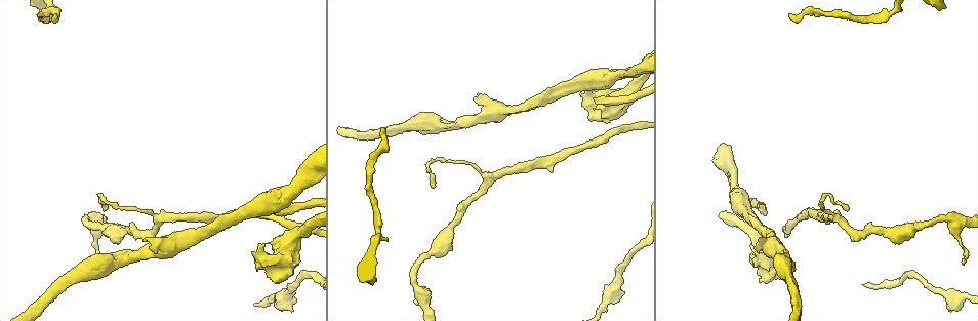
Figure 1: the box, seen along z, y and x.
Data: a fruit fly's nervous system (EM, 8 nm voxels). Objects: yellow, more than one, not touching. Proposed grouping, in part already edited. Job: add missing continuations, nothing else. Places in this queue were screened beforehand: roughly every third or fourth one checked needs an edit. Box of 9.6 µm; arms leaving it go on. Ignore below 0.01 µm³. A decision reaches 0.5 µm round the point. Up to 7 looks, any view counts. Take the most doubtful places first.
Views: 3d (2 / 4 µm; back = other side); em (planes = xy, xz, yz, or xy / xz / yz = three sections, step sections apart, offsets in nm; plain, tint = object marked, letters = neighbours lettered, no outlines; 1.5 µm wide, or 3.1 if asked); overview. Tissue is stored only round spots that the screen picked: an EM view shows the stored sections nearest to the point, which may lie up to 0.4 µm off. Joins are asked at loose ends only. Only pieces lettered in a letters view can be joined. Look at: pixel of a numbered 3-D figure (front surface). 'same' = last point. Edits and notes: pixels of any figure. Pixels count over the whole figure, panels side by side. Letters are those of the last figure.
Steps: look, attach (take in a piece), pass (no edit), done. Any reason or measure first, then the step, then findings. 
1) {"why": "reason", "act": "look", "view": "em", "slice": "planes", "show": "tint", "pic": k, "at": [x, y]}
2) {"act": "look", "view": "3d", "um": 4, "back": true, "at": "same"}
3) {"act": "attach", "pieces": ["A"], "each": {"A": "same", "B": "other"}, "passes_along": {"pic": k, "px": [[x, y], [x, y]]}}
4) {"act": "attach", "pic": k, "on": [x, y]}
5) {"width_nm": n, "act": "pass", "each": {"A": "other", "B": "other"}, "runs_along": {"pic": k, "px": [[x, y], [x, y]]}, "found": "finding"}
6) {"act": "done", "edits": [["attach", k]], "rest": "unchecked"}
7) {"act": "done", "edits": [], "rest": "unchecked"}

{"why": "an open end", "act": "look", "view": "em", "slice": "planes", "show": "letters", "pic": 1, "at": [595, 99]}

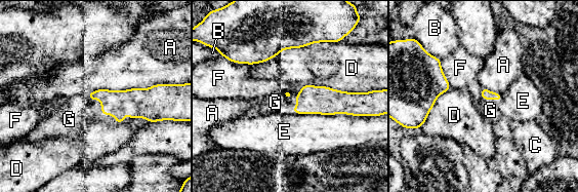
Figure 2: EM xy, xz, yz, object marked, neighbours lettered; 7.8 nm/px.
{"longest_contact_nm": ["A", 600], "act": "attach", "pieces": ["G"], "each": {"A": "other", "B": "other", "C": "other", "D": "other", "E": "other", "F": "other", "G": "same"}, "passes_along": {"pic": 2, "px": [[132, 102], [101, 110], [75, 113]]}, "found": "it goes on there"}

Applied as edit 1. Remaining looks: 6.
{"why": "see it whole again", "act": "look", "view": "overview"}

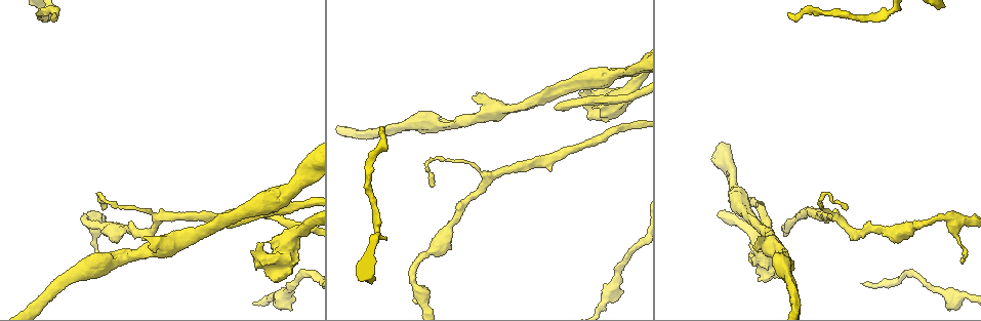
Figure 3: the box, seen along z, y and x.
{"act": "look", "view": "em", "slice": "yz", "step": 4, "show": "letters", "pic": 3, "at": [55, 15]}

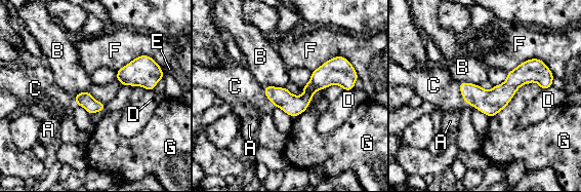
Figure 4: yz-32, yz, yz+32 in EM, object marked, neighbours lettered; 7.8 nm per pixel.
{"width_nm": 120, "longest_contact_nm": ["G", 480], "act": "attach", "pieces": ["C"], "each": {"A": "other", "B": "other", "C": "same", "D": "other", "E": "other", "F": "other", "G": "other"}, "found": "the cell continues"}

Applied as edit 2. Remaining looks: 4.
{"why": "thin end", "act": "look", "view": "3d", "um": 2, "pic": 3, "at": [106, 206]}

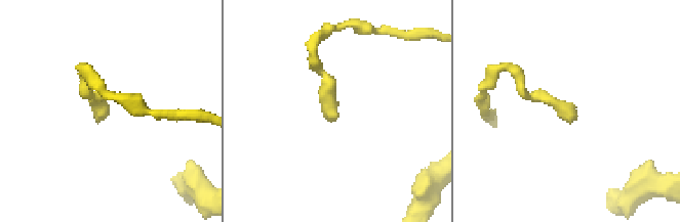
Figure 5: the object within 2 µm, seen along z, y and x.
{"act": "look", "view": "em", "slice": "planes", "show": "letters", "pic": 5, "at": [108, 112]}

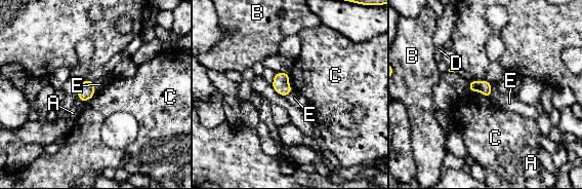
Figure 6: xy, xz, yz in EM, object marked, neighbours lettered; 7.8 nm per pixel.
{"width_nm": 100, "act": "pass", "each": {"A": "other", "B": "other", "C": "other", "D": "other", "E": "other"}, "border": {"pic": 6, "px": [[491, 82], [491, 95], [489, 97]]}, "found": "none of them fits"}

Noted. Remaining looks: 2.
{"act": "done", "edits": [["attach", 2], ["attach", 4]], "rest": "unchecked"}

